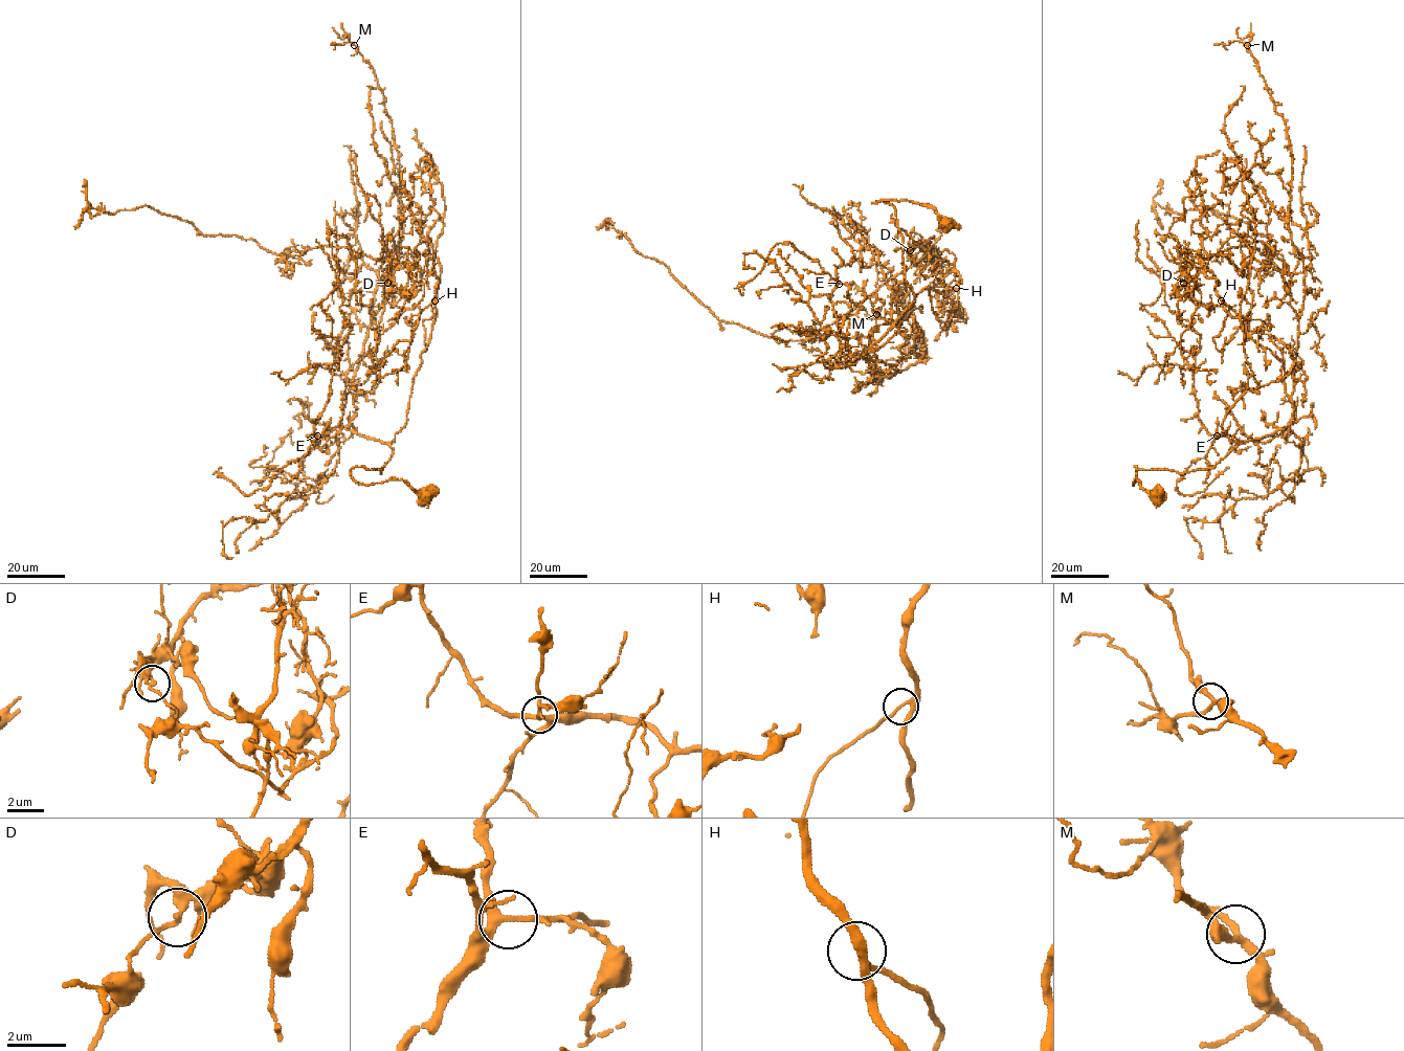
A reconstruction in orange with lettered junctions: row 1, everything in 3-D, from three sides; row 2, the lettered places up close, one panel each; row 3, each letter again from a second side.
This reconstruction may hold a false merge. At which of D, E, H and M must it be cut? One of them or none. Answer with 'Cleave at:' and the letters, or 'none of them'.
Cleave at: D

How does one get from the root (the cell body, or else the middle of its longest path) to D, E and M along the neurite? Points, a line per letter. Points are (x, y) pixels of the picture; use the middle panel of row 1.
D: (948, 225), (872, 203), (895, 209), (911, 305), (927, 288), (938, 318), (960, 275), (937, 249), (910, 250)
E: (948, 225), (925, 205), (872, 203), (895, 209), (914, 300), (859, 355), (839, 334), (828, 296), (839, 284)
M: (948, 225), (925, 205), (872, 203), (895, 209), (914, 300), (863, 357), (896, 371), (923, 357), (876, 314)

